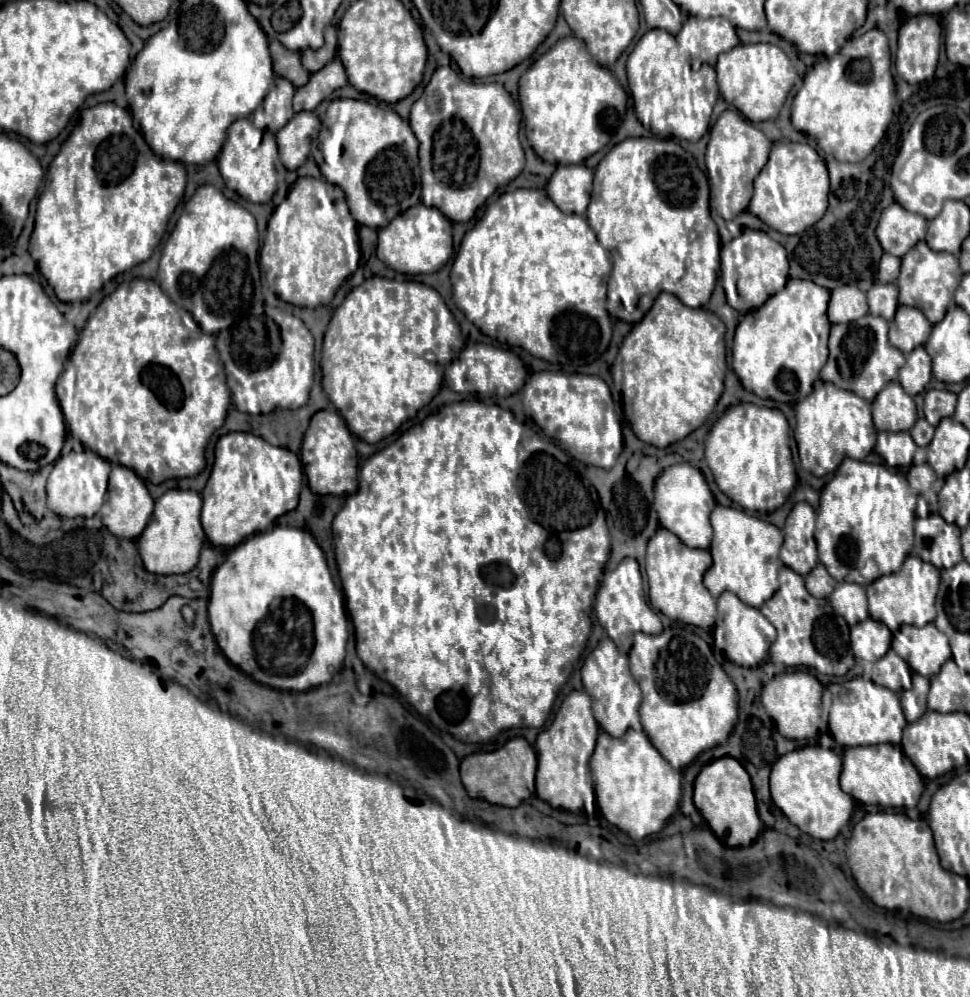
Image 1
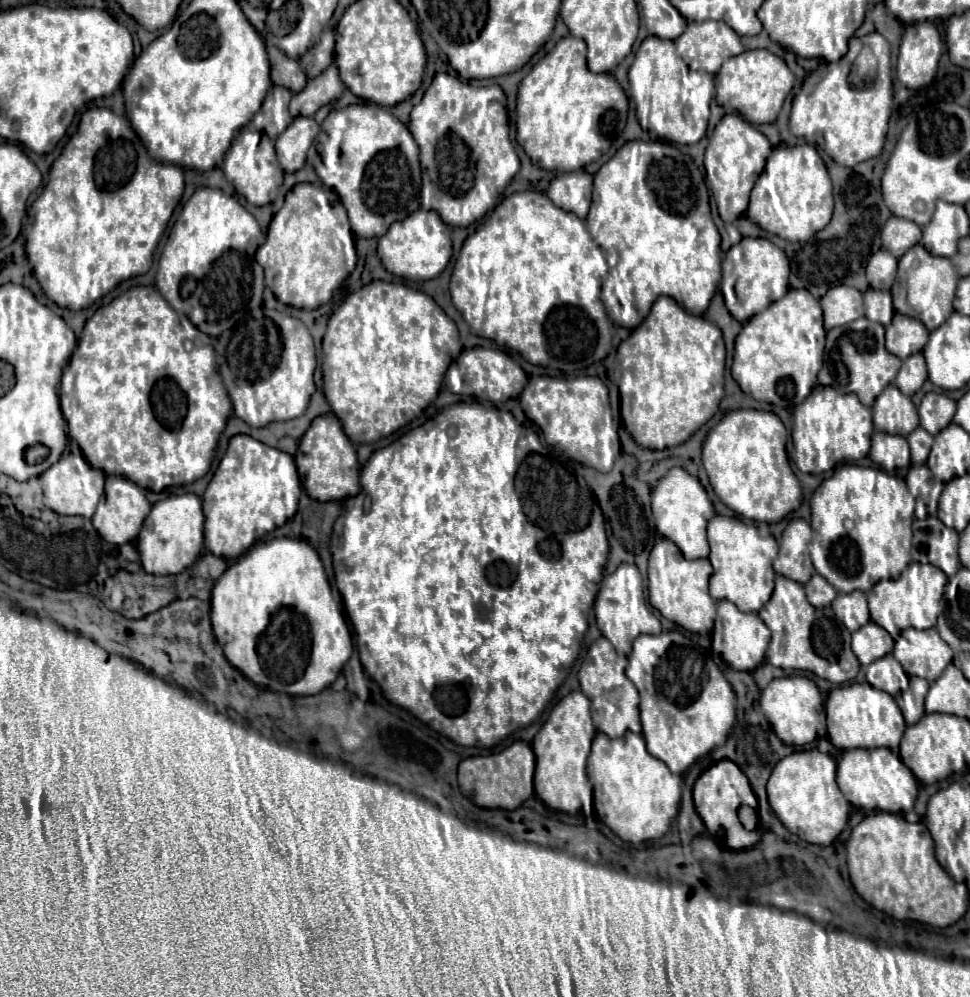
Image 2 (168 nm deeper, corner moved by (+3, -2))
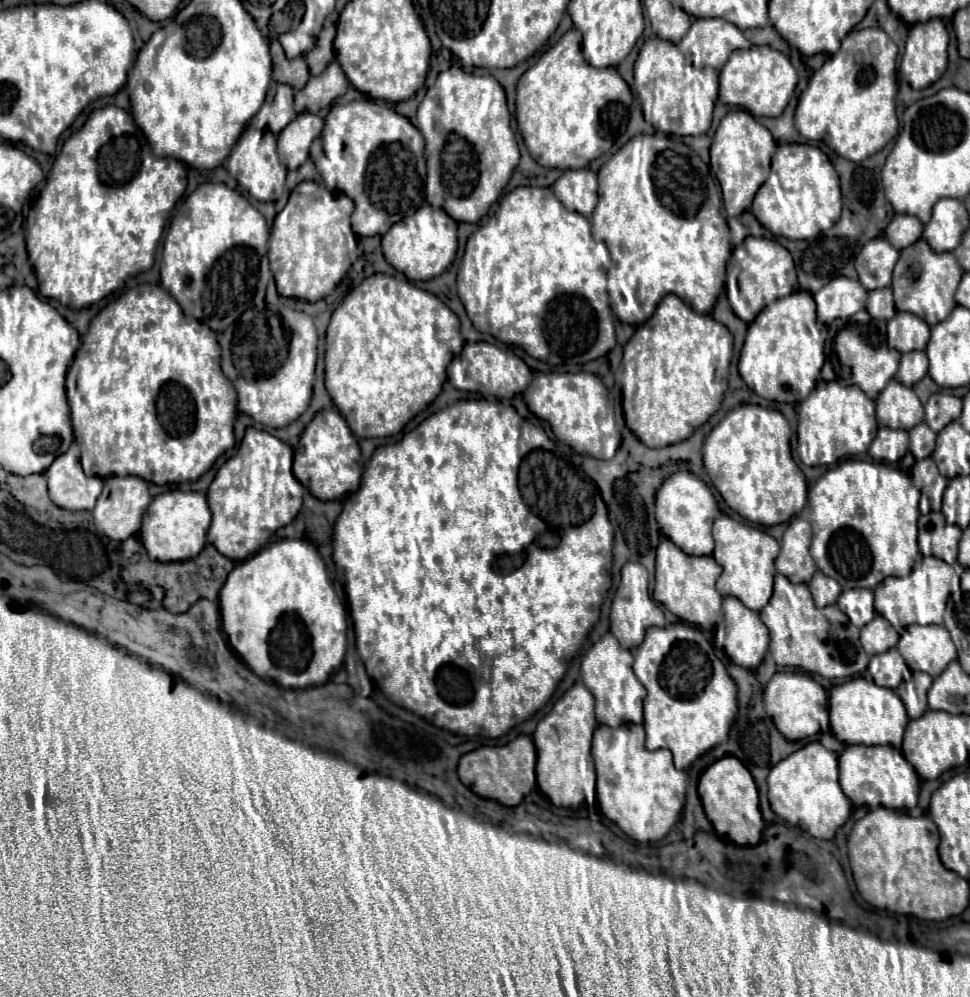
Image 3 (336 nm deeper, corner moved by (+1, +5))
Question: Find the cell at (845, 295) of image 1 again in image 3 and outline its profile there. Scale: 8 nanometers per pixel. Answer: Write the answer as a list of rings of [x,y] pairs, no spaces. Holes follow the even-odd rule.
[[[836,277],[814,293],[818,305],[818,321],[830,325],[834,319],[848,319],[866,307],[868,291],[862,289],[860,281],[848,277]]]

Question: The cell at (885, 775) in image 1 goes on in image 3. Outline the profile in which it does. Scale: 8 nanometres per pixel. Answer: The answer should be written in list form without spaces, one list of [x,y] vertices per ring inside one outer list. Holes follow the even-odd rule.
[[[848,745],[840,753],[840,787],[854,805],[912,809],[918,801],[920,779],[914,767],[892,745]]]

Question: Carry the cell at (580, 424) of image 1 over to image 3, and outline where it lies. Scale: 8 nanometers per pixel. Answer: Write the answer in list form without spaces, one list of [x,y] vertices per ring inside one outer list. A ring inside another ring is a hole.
[[[536,372],[532,383],[524,393],[524,401],[536,417],[550,423],[556,439],[570,445],[576,453],[594,459],[614,457],[621,437],[618,433],[614,409],[608,399],[608,389],[594,373]]]

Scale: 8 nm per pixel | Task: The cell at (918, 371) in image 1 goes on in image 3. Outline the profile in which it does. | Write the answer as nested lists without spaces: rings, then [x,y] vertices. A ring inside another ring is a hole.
[[[912,351],[912,353],[904,353],[896,379],[906,385],[912,387],[914,383],[918,383],[924,375],[928,373],[928,361],[926,361],[926,353],[924,351]]]

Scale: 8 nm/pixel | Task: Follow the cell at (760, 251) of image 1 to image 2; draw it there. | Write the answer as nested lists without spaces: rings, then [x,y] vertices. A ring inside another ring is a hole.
[[[742,238],[740,246],[732,246],[722,262],[722,296],[726,308],[738,322],[748,322],[750,316],[762,312],[772,302],[788,292],[790,266],[786,254],[766,238]]]

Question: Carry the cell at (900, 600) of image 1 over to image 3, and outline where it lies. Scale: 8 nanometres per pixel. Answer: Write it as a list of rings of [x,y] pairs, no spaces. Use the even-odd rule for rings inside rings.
[[[922,557],[908,577],[886,577],[882,585],[874,587],[874,609],[878,615],[886,617],[896,631],[902,631],[908,625],[942,625],[942,615],[946,599],[950,595],[950,581],[954,569],[938,557]]]

